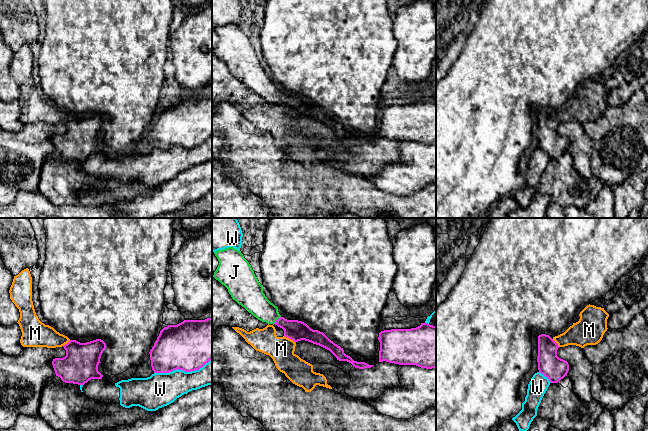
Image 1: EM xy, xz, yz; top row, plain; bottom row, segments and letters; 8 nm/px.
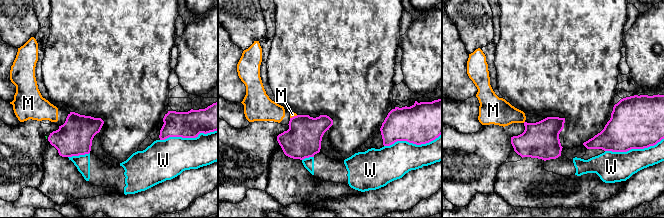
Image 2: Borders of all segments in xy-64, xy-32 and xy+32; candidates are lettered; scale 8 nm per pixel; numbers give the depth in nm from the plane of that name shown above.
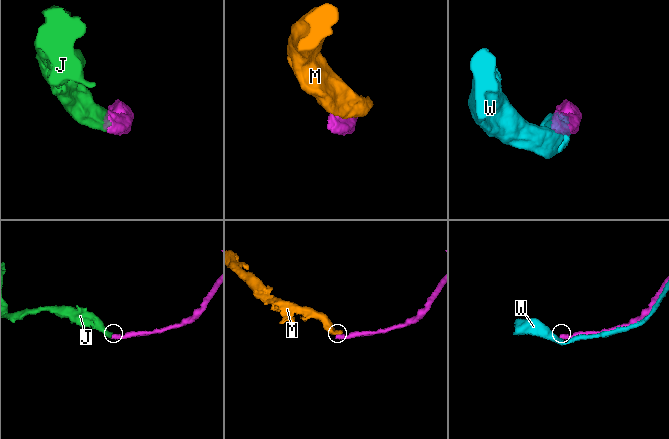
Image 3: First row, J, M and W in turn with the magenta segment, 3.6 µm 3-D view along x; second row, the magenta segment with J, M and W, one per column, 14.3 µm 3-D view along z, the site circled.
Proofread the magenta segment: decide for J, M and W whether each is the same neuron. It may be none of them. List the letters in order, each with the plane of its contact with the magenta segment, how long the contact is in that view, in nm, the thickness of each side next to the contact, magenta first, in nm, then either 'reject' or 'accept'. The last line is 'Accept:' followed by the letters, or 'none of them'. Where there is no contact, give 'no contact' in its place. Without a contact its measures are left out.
J: contact in xz; length 90 nm; calibres 160 and 200 nm; accept
M: contact in xz; length 120 nm; calibres 160 and 200 nm; reject
W: contact in xy; length 480 nm; calibres 400 and 280 nm; reject
Accept: J

